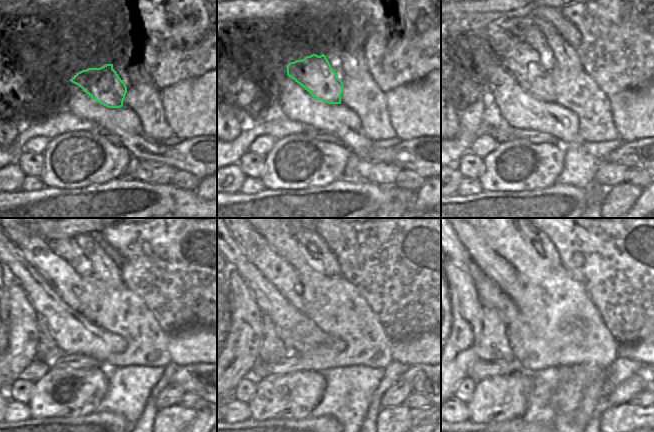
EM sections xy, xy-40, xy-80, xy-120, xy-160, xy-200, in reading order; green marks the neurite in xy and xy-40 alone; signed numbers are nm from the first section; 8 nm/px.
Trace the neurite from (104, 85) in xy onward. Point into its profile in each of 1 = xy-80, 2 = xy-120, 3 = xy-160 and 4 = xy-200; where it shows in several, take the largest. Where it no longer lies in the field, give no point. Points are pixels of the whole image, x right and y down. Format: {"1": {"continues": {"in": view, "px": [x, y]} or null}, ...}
{"1": {"continues": {"in": "xy-80", "px": [527, 58]}}, "2": {"continues": {"in": "xy-120", "px": [64, 277]}}, "3": {"continues": {"in": "xy-160", "px": [282, 274]}}, "4": {"continues": {"in": "xy-200", "px": [494, 266]}}}

